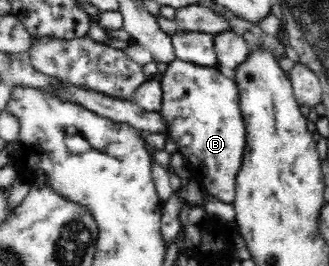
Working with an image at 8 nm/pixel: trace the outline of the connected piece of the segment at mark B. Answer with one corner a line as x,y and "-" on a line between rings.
176,59
164,74
158,77
162,86
162,109
160,114
168,120
170,137
180,153
188,158
189,165
199,182
215,197
224,203
235,200
235,183
245,146
245,125
237,103
236,84
231,74
222,69
200,68

